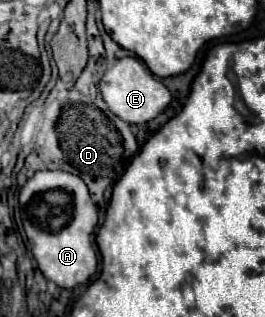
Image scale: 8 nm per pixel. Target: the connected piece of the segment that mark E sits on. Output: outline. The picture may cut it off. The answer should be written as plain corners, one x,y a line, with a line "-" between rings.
133,56
117,60
117,64
103,74
99,86
107,108
127,124
145,124
159,116
171,102
171,92
167,90
167,86
159,78
155,78
141,60

